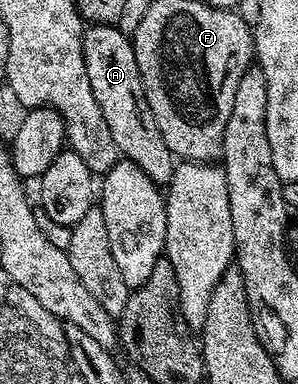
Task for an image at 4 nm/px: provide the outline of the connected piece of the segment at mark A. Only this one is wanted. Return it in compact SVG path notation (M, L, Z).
M116 24L89 25L84 31L82 52L86 64L86 76L90 76L90 88L94 92L94 100L98 100L98 108L102 108L102 116L106 116L110 136L114 136L114 144L121 155L127 161L138 164L138 168L142 168L142 172L146 172L146 176L150 176L152 182L168 183L178 162L166 140L162 140L162 132L158 132L158 124L154 124L154 112L150 112L150 104L146 100L146 88L138 72L138 60L134 60L131 37L123 34Z

